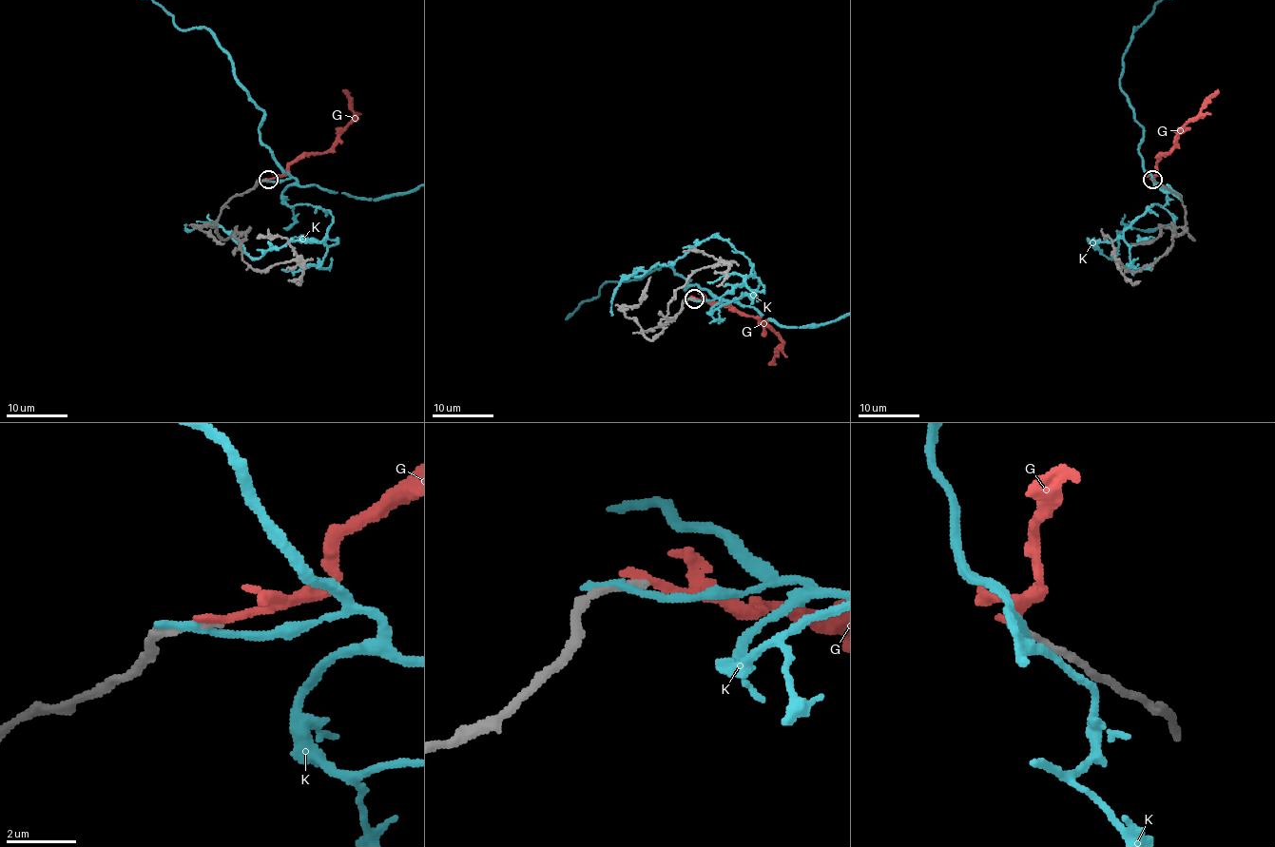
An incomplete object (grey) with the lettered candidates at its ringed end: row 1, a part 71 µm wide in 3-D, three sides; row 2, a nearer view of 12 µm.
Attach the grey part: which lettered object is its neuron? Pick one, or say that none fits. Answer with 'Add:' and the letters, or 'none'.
Add: none

